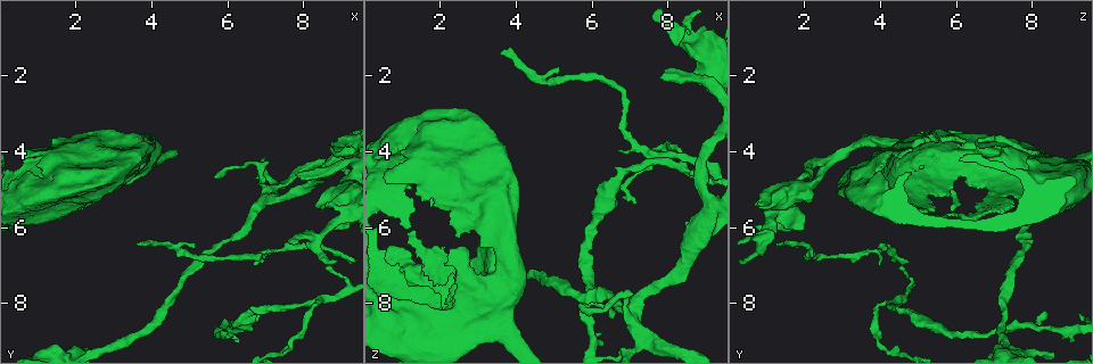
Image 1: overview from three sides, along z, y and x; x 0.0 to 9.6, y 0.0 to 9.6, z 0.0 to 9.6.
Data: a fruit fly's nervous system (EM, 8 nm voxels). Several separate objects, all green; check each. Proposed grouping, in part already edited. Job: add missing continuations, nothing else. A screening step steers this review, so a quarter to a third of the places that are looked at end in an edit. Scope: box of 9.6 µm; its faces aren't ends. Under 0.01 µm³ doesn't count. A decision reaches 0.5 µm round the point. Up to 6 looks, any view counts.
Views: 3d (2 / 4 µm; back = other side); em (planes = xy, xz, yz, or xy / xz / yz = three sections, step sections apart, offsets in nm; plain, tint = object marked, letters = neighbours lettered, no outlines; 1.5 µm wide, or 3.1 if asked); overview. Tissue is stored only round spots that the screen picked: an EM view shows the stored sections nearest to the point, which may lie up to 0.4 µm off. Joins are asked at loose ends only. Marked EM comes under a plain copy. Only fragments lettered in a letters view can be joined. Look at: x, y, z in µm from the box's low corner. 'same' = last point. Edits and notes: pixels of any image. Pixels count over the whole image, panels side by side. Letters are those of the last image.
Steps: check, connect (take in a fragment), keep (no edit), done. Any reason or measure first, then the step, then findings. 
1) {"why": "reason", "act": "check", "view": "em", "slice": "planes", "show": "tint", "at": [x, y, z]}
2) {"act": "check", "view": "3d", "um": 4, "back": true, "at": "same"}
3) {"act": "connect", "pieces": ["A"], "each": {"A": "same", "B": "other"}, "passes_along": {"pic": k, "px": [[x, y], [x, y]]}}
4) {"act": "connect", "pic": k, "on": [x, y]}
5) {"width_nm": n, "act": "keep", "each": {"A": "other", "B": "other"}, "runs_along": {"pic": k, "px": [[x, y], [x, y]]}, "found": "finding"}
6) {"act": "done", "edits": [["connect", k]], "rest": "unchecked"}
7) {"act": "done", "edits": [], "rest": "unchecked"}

{"why": "branch stops here", "act": "check", "view": "3d", "um": 2, "at": [6.60, 8.35, 8.40]}

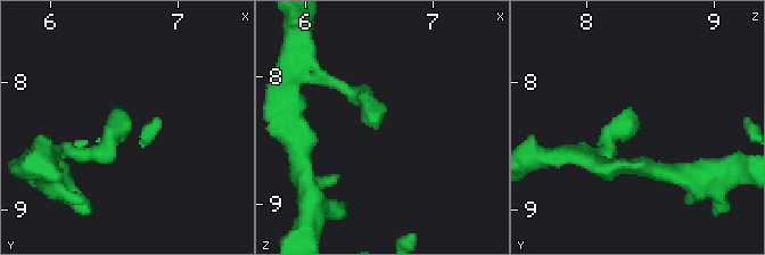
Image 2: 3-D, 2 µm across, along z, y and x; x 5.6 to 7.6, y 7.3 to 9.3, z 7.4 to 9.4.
{"act": "check", "view": "em", "slice": "planes", "show": "letters", "at": [6.56, 8.34, 8.44]}

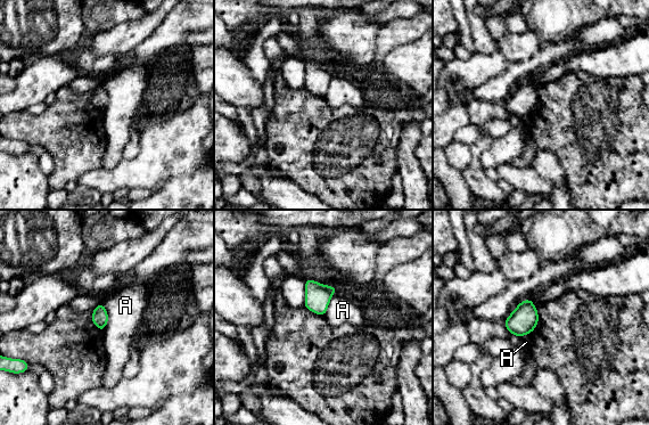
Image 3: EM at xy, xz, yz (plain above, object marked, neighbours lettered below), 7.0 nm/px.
{"act": "keep", "each": {"A": "other"}, "border": {"pic": 3, "px": [[103, 303], [107, 324], [101, 332]]}, "found": "no lettered fragment goes on from it"}

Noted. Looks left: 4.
{"why": "tapers out", "act": "check", "view": "em", "slice": "planes", "show": "tint", "at": [3.65, 6.40, 1.30]}

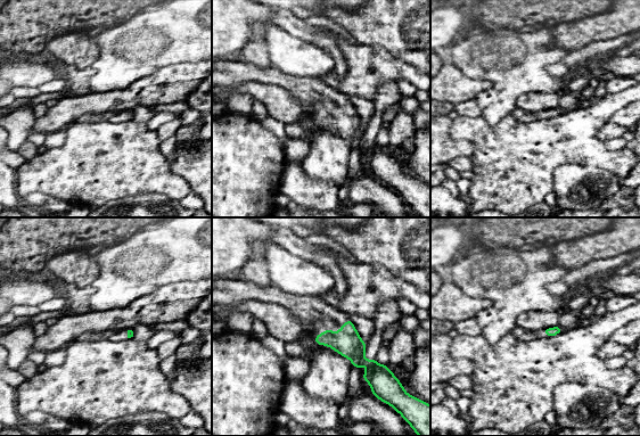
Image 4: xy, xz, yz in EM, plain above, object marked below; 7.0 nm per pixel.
{"act": "check", "view": "em", "slice": "planes", "show": "letters", "at": "same"}

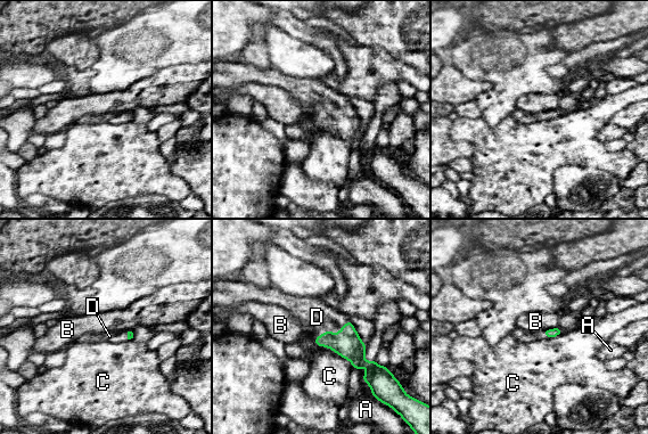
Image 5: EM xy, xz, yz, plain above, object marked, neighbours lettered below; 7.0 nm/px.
{"act": "connect", "pieces": ["D"], "each": {"A": "other", "B": "other", "C": "other", "D": "same"}, "passes_along": {"pic": 5, "px": [[347, 344], [333, 333], [317, 317]]}, "found": "the neuron continues"}

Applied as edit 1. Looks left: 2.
{"why": "free end", "act": "check", "view": "3d", "um": 2, "at": [7.80, 4.55, 2.05]}

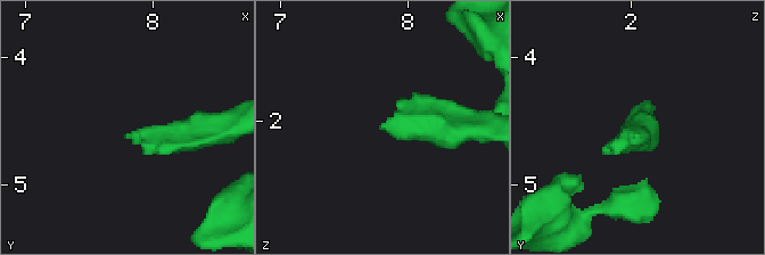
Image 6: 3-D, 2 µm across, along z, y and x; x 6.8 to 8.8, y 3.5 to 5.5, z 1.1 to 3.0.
{"why": "now the EM", "act": "check", "view": "em", "slice": "yz", "step": 4, "show": "letters", "at": [7.80, 4.64, 2.06]}

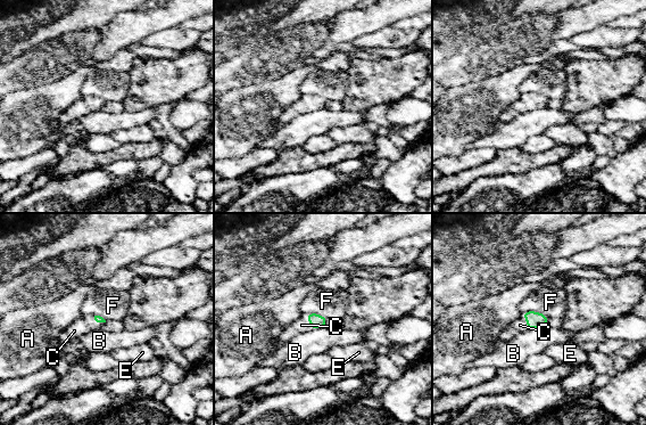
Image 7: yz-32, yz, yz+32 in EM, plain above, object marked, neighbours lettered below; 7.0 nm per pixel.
{"act": "connect", "pieces": ["C"], "each": {"A": "other", "B": "other", "C": "same", "E": "other", "F": "other"}, "passes_along": {"pic": 7, "px": [[533, 319], [526, 320], [520, 325]]}, "found": "the neuron continues"}

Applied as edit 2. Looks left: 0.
{"act": "done", "edits": [["connect", 5], ["connect", 7]], "rest": "unchecked"}

